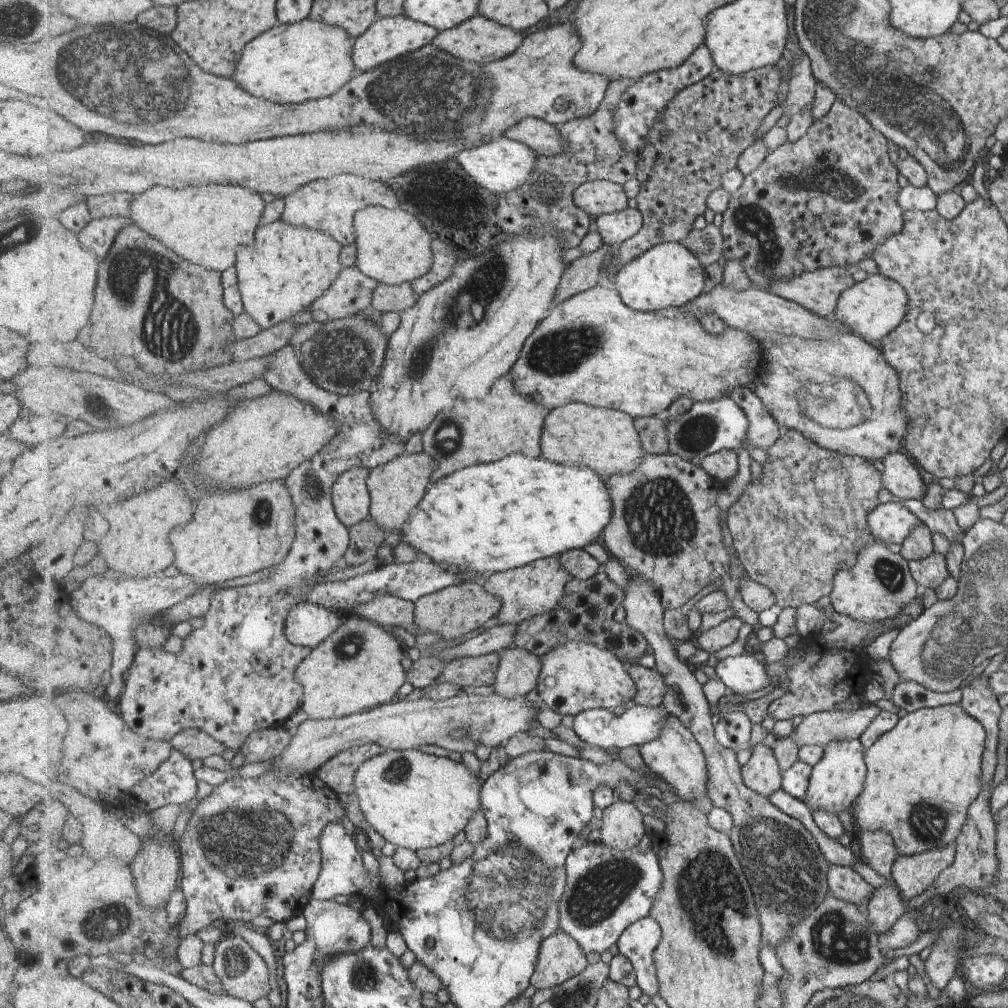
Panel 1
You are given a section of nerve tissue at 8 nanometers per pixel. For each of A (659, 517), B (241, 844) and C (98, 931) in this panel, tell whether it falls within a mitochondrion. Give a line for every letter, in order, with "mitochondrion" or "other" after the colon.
A: mitochondrion
B: mitochondrion
C: mitochondrion

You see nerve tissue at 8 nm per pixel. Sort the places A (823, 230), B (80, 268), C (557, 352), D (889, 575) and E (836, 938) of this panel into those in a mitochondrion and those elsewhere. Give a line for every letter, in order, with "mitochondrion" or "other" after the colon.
A: other
B: other
C: mitochondrion
D: mitochondrion
E: mitochondrion

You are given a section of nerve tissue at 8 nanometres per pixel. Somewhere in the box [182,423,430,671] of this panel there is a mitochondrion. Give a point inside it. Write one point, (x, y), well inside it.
(273, 602)

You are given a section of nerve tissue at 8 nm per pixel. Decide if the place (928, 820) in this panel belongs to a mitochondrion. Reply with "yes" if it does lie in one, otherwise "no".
yes

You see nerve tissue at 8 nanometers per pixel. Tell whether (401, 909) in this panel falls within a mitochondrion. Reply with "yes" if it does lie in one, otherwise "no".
no

